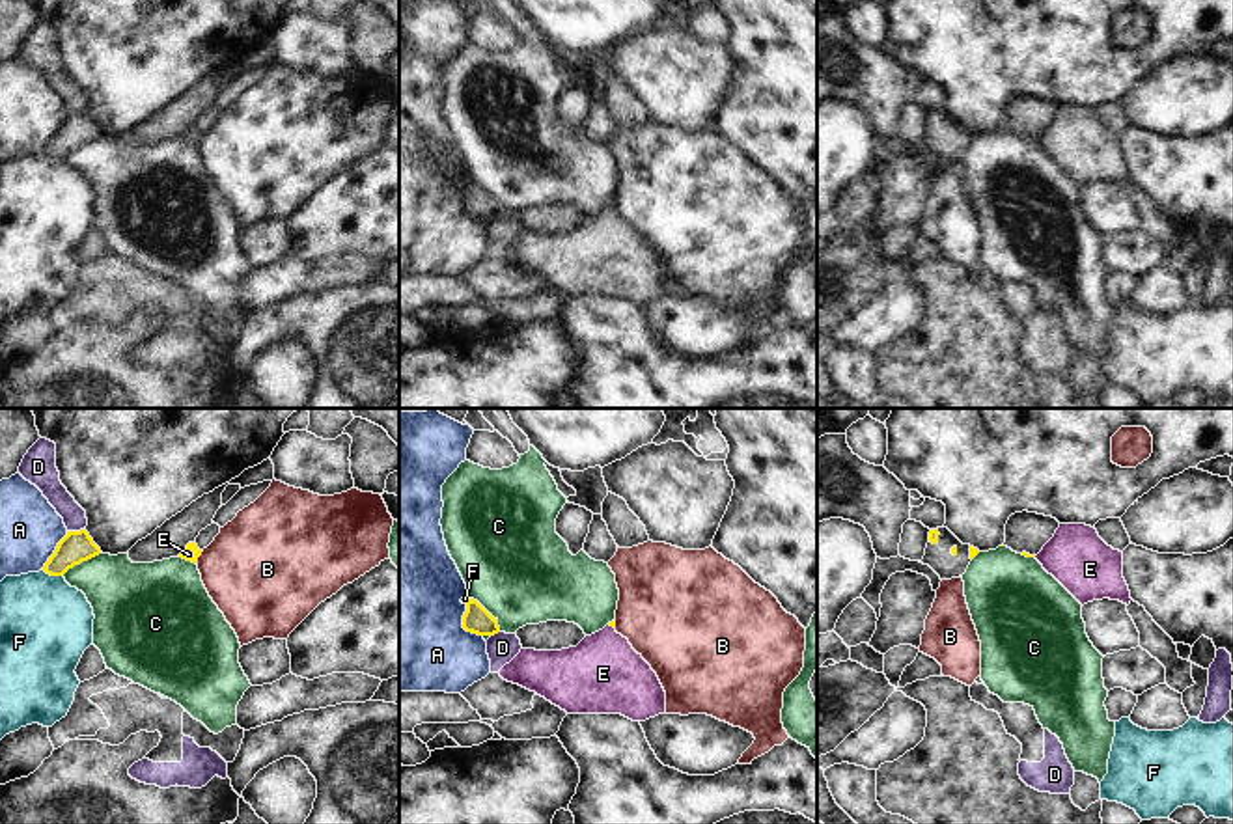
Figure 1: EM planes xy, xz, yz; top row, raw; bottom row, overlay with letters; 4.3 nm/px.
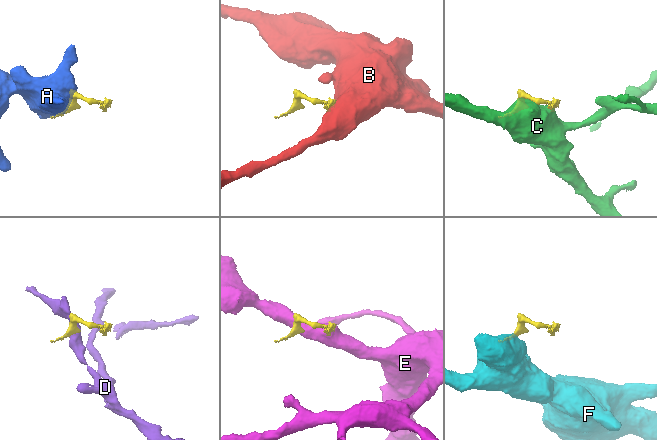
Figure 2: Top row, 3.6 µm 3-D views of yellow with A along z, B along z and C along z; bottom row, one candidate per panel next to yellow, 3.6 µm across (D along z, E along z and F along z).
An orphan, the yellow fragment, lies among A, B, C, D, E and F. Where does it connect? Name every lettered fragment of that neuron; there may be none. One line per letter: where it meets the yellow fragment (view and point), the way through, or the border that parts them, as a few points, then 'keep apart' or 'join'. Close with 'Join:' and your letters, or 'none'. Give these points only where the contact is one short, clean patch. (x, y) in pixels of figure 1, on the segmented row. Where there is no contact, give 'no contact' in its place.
A: contact xz (463, 625); keep apart
B: contact xy (198, 556); border xy (204, 550), (196, 563); keep apart
C: contact xz (487, 612); keep apart
D: contact xy (75, 532); border xy (84, 528), (68, 532); keep apart
E: contact xy (185, 554); way xy (193, 547), (185, 554), (189, 554); join
F: contact xy (53, 575); border xy (43, 569), (62, 576); keep apart
Join: E

